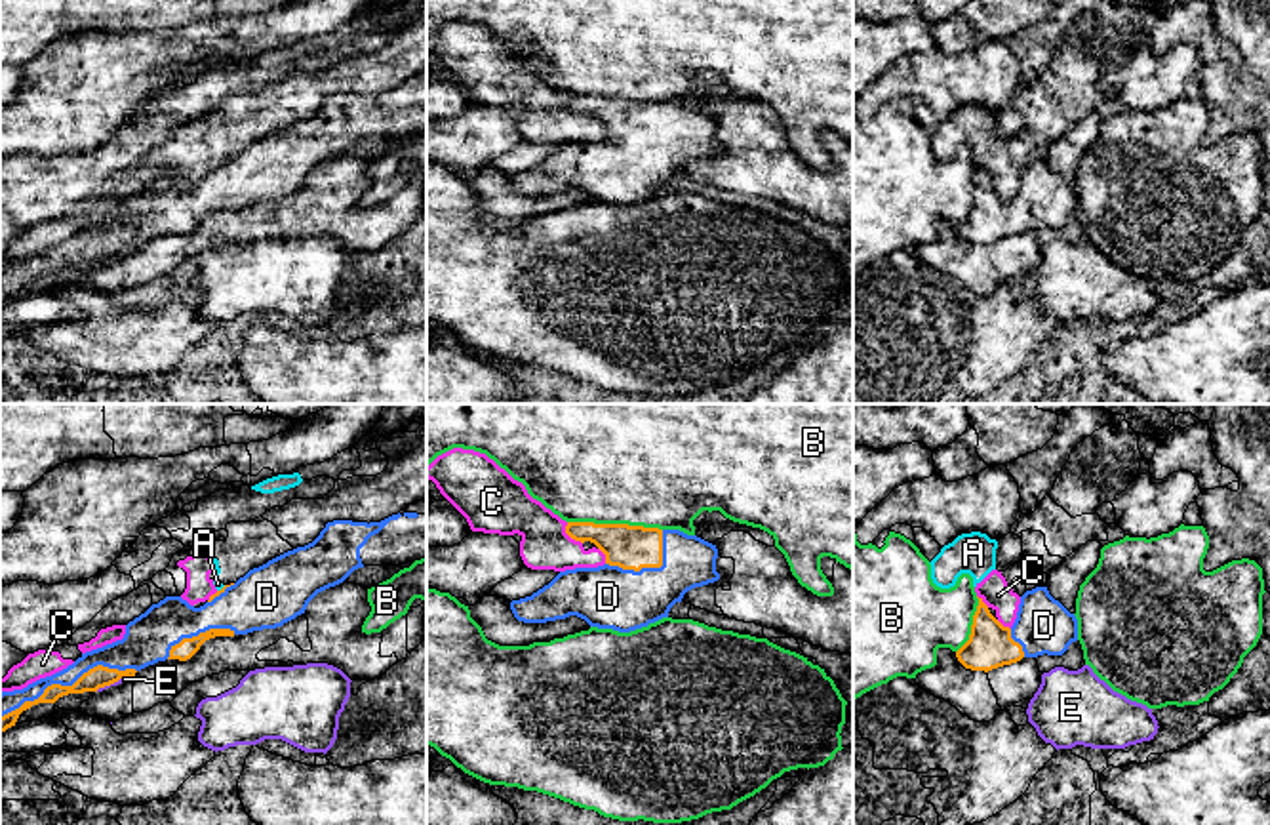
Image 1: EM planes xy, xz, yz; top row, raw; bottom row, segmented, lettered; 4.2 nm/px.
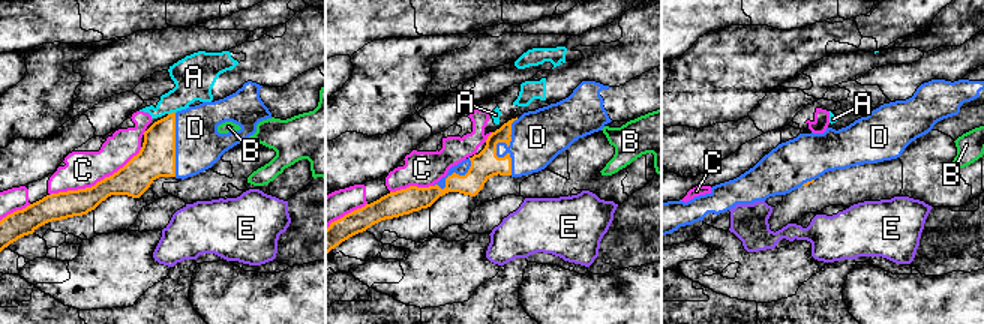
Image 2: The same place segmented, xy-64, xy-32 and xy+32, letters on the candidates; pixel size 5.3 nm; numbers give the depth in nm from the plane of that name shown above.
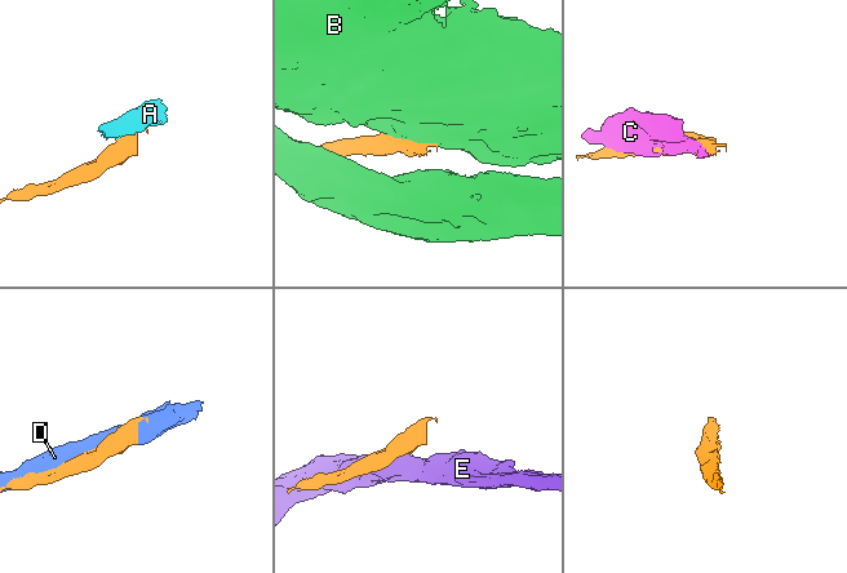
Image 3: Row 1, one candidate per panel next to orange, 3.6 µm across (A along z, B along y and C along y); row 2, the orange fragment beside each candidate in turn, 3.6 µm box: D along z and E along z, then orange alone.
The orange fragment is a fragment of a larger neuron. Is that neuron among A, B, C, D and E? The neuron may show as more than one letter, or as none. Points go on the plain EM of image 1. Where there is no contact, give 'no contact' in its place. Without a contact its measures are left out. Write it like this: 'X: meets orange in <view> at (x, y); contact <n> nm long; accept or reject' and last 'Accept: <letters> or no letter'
A: meets orange in xy at (223, 160); contact 50 nm long; reject
B: meets orange in xz at (615, 98); contact 400 nm long; reject
C: meets orange in xz at (570, 109); contact 120 nm long; reject
D: meets orange in xy at (67, 260); contact 600 nm long; accept
E: meets orange in xy at (113, 256); contact 160 nm long; reject
Accept: D

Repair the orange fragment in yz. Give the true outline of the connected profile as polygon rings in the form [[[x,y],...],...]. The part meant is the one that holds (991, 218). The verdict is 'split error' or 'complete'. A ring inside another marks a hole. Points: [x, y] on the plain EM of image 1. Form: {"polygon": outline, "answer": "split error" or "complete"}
{"polygon": [[[1036,160],[1021,170],[1013,200],[1003,200],[979,171],[969,213],[956,225],[958,234],[971,244],[992,244],[1022,231],[1062,229],[1078,213],[1078,192],[1047,160]]], "answer": "split error"}

